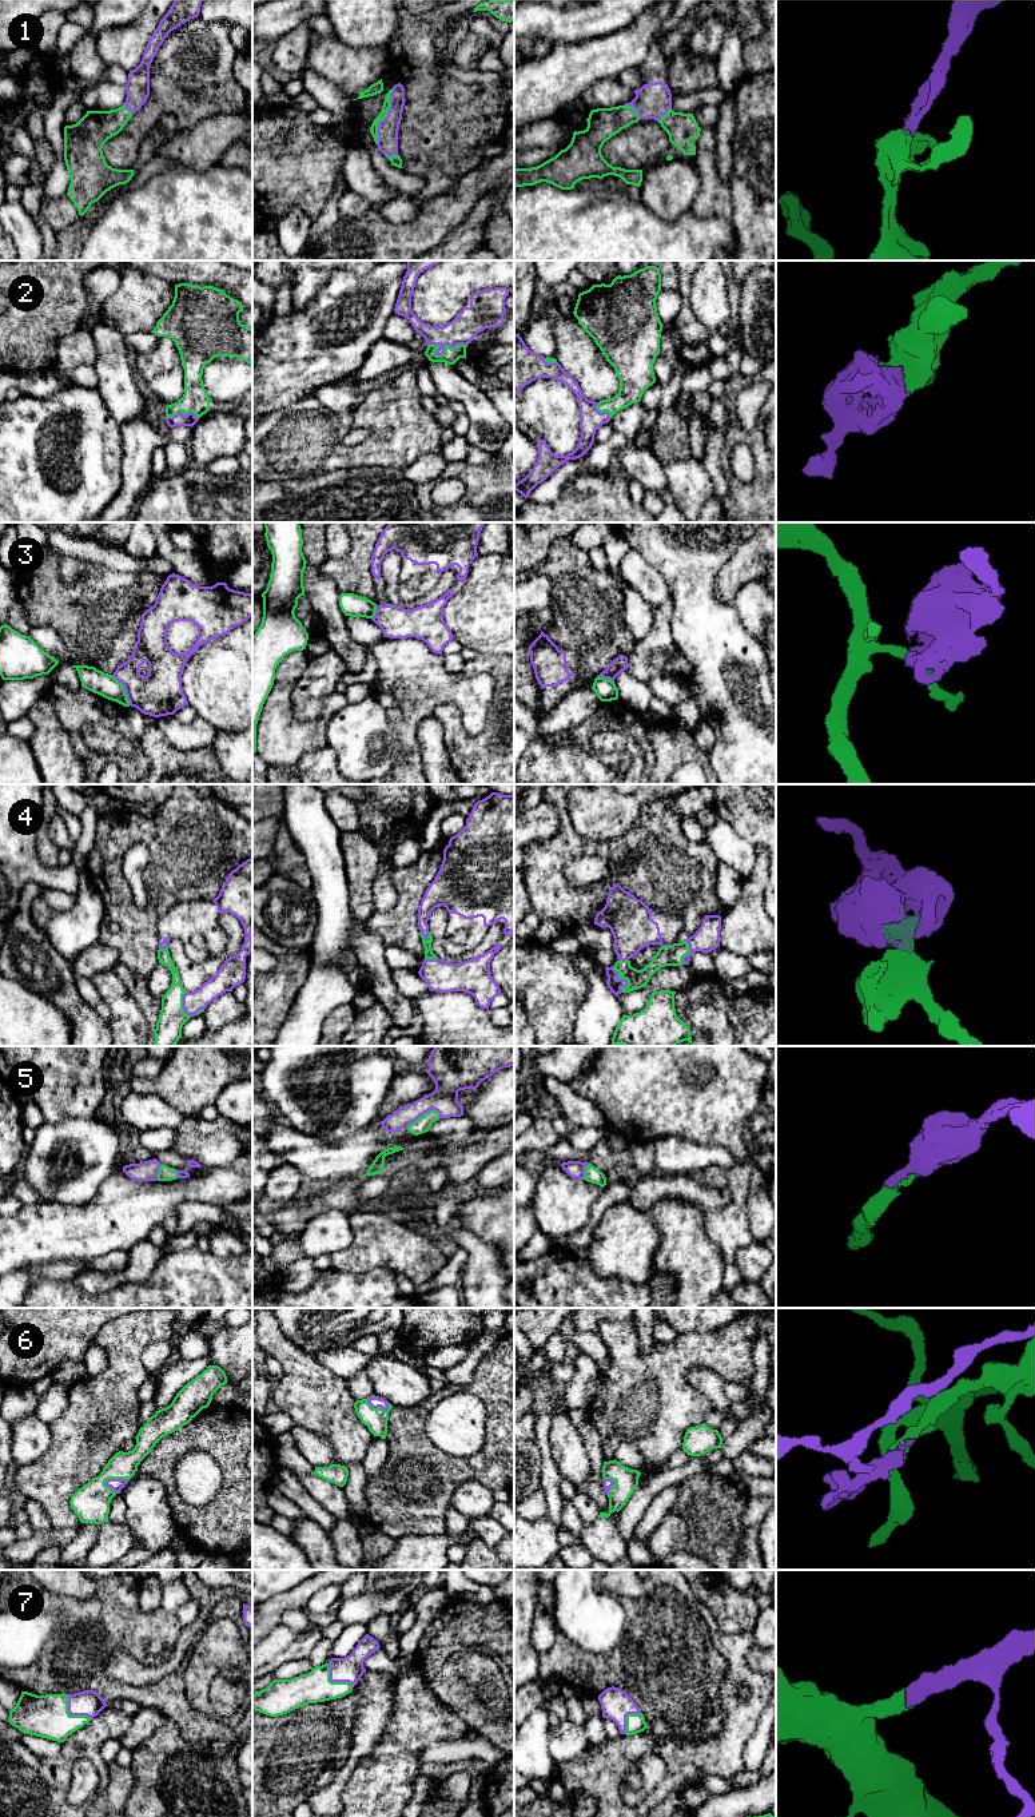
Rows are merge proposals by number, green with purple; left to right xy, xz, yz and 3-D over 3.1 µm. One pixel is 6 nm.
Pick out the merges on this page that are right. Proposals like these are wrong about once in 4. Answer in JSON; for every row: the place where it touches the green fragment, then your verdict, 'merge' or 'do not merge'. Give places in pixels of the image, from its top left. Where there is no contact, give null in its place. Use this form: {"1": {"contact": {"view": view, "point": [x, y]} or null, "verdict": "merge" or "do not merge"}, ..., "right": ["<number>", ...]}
{"1": {"contact": {"view": "xz", "point": [385, 116]}, "verdict": "merge"}, "2": {"contact": {"view": "xz", "point": [445, 350]}, "verdict": "merge"}, "3": {"contact": {"view": "xy", "point": [124, 690]}, "verdict": "do not merge"}, "4": {"contact": {"view": "yz", "point": [623, 978]}, "verdict": "merge"}, "5": {"contact": {"view": "xz", "point": [424, 1114]}, "verdict": "merge"}, "6": {"contact": {"view": "xy", "point": [115, 1478]}, "verdict": "merge"}, "7": {"contact": {"view": "xy", "point": [71, 1716]}, "verdict": "merge"}, "right": ["1", "2", "4", "5", "6", "7"]}

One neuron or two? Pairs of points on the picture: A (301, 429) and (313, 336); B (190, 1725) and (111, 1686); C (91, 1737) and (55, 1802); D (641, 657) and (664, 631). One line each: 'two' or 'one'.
A: two
B: one
C: one
D: one

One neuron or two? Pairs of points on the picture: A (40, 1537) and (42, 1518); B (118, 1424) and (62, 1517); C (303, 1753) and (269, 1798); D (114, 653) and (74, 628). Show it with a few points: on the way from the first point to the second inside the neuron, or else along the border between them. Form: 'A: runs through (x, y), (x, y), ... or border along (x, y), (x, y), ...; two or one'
A: border along (52, 1527), (35, 1530); two
B: runs through (95, 1447), (62, 1480), (62, 1494); one
C: runs through (293, 1764), (269, 1788); one
D: runs through (104, 644), (88, 628), (83, 628); one

